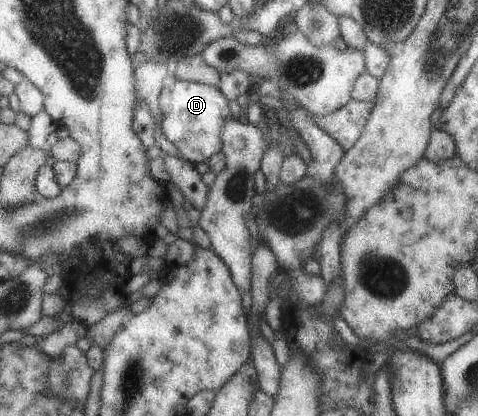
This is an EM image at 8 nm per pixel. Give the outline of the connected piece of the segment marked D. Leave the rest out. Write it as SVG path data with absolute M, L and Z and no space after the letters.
M191 81L164 84L158 94L160 128L164 138L175 147L182 161L196 166L220 151L222 126L231 119L228 101L216 87Z

